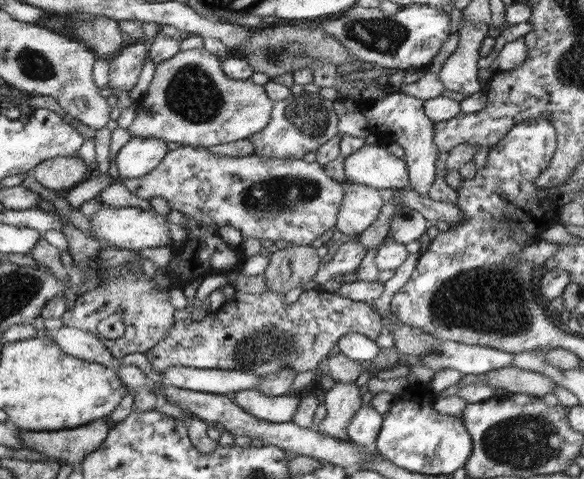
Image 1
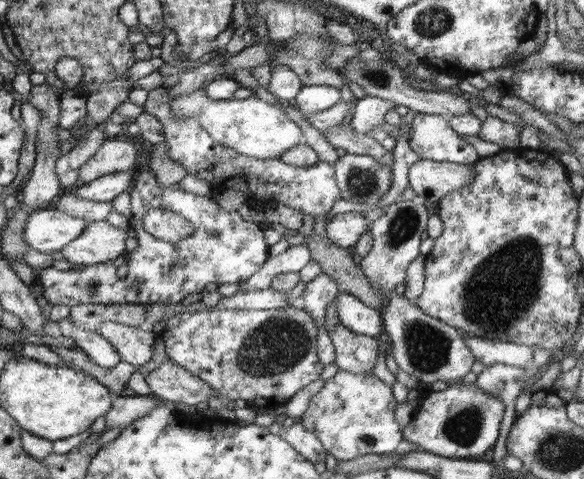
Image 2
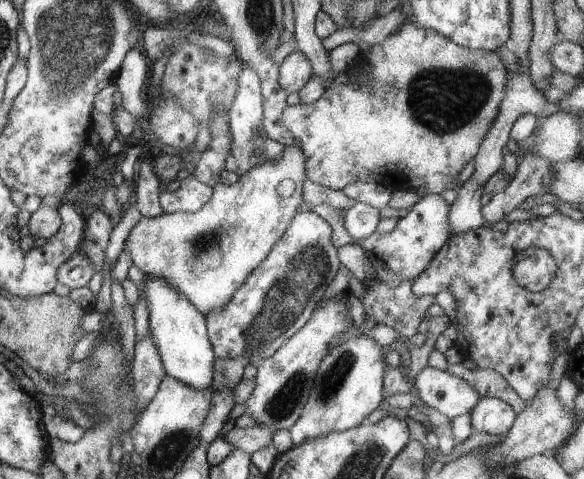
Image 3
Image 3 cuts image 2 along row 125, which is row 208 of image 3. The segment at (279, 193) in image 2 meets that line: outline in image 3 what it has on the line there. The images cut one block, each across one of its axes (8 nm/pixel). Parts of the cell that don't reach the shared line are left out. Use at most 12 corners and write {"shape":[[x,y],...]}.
{"shape":[[193,173],[174,192],[161,190],[165,213],[194,214],[214,188]]}

